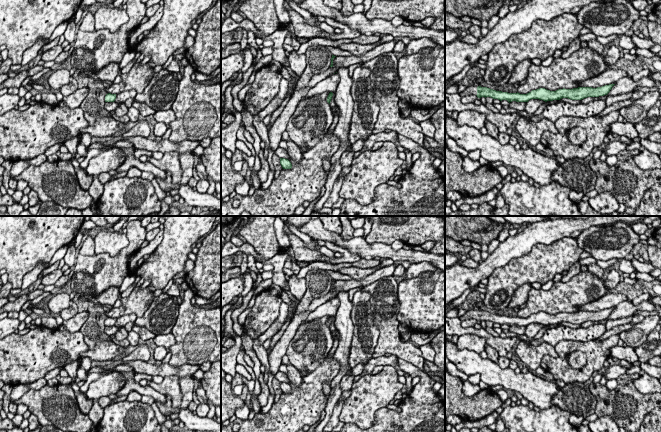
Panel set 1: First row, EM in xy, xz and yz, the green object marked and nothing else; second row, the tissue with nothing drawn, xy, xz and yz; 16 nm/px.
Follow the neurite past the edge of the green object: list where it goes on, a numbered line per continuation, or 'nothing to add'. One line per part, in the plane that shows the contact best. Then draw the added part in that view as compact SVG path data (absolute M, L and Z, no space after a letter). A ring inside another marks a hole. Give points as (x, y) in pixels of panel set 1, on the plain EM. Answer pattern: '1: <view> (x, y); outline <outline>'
1: yz (469, 314); outline M469 310L459 318L461 321L471 319L471 318L477 319L477 311L476 310Z

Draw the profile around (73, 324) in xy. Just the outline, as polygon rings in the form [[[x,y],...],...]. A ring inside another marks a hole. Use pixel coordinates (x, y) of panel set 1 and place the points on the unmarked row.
[[[88,310],[77,313],[74,317],[64,320],[63,325],[66,326],[66,330],[74,333],[80,331],[82,325],[86,322],[89,316]]]

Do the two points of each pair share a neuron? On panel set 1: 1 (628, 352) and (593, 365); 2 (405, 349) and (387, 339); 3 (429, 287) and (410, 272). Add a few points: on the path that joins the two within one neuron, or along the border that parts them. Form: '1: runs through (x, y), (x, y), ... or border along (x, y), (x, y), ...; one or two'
1: border along (616, 344), (610, 349), (609, 355); two
2: runs through (401, 349), (391, 343); one
3: border along (434, 271), (425, 271), (405, 279); two

